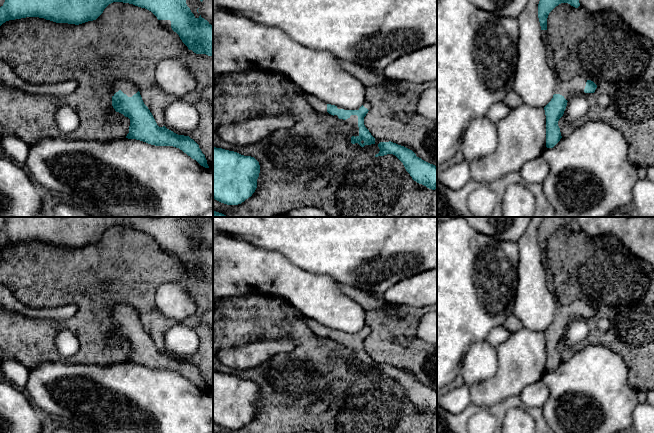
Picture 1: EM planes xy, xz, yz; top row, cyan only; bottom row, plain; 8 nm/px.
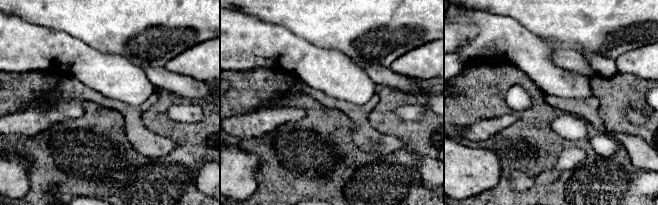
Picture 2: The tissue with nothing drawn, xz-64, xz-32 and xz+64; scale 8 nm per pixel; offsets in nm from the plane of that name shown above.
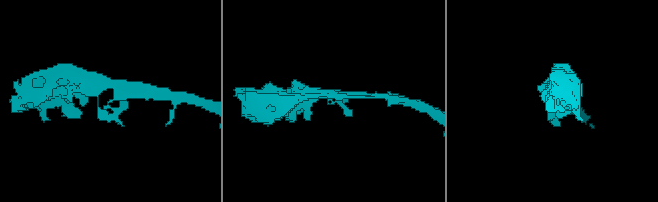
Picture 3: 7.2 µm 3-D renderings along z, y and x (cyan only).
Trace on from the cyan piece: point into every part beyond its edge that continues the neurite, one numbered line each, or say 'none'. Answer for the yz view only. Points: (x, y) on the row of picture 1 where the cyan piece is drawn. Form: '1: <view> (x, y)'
1: yz (575, 86)

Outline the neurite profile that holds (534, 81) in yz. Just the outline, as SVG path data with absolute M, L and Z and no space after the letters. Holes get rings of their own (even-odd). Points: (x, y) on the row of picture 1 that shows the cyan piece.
M528 0L517 18L518 60L513 90L523 103L544 108L553 98L555 72L546 61L546 46L538 18L540 0Z

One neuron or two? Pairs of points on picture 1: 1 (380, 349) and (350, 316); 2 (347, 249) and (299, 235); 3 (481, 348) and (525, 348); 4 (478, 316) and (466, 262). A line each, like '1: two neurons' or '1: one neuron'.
1: two neurons
2: one neuron
3: two neurons
4: one neuron

